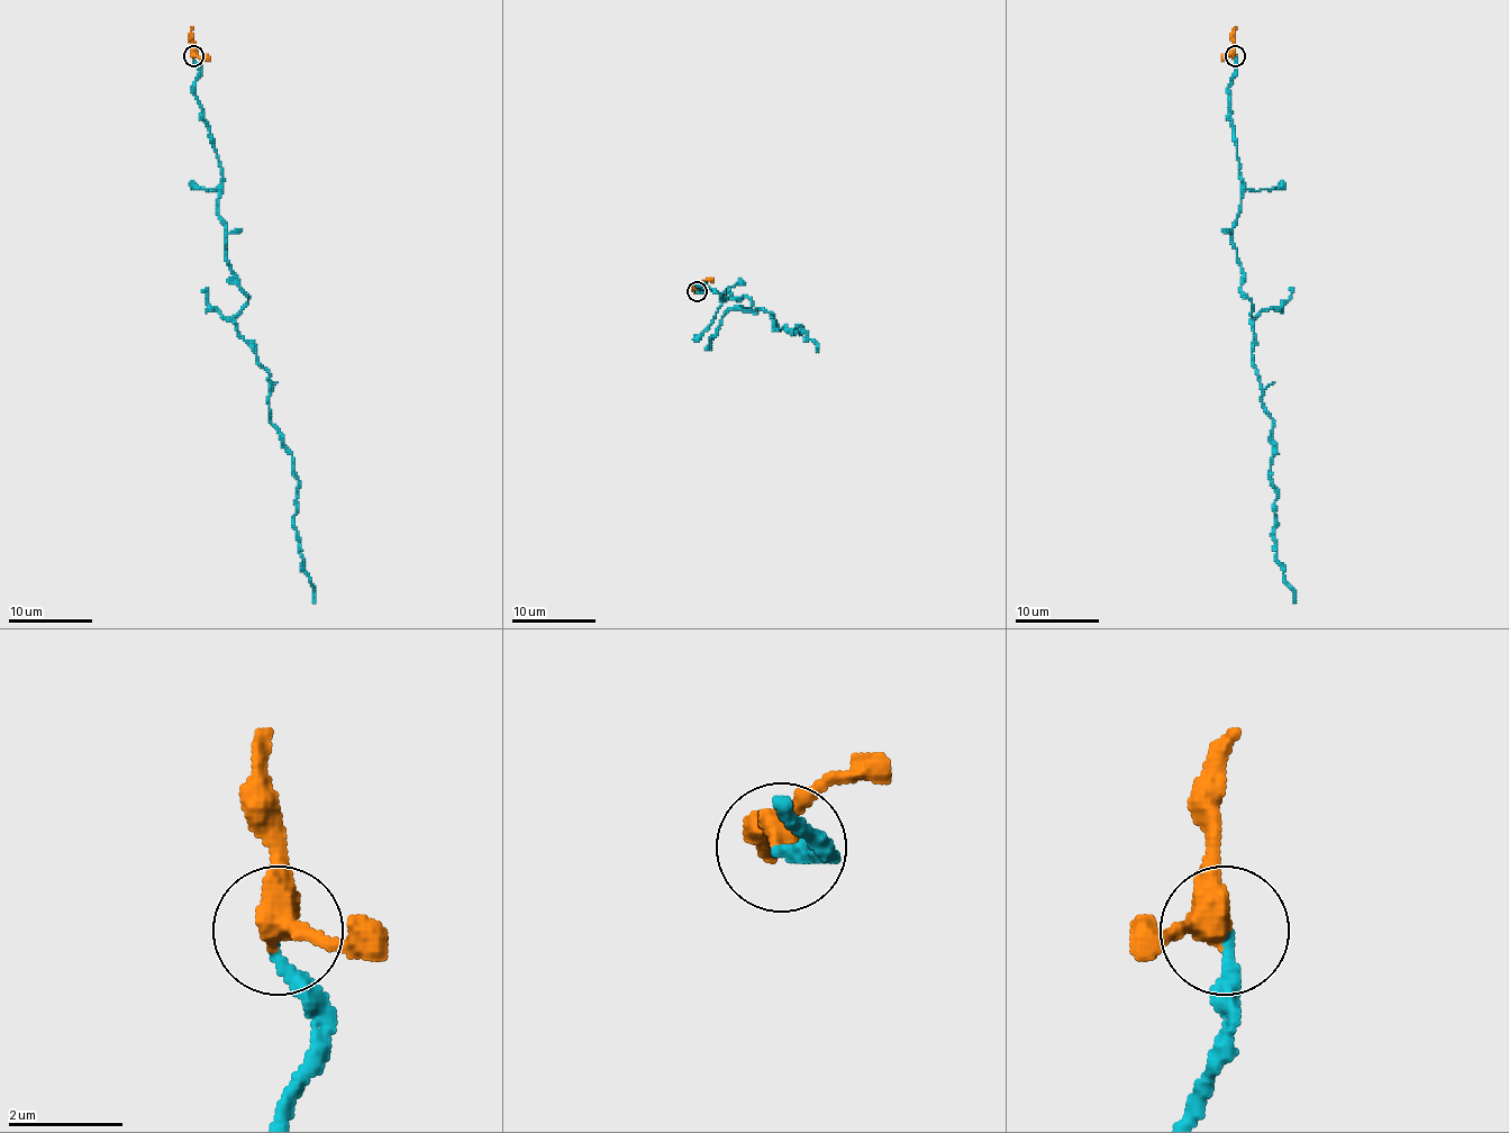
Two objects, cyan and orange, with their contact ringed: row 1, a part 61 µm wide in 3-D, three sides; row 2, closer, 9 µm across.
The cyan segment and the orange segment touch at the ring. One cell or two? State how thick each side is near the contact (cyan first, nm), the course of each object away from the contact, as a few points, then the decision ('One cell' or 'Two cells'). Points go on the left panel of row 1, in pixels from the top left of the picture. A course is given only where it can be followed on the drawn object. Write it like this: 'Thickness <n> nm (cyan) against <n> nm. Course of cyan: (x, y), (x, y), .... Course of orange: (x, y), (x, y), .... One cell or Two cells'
Thickness 200 nm (cyan) against 420 nm. Course of cyan: (193, 56), (233, 281), (247, 300), (235, 329), (269, 373), (271, 424), (293, 462), (296, 540), (312, 603). Course of orange: (193, 56), (193, 27). One cell

